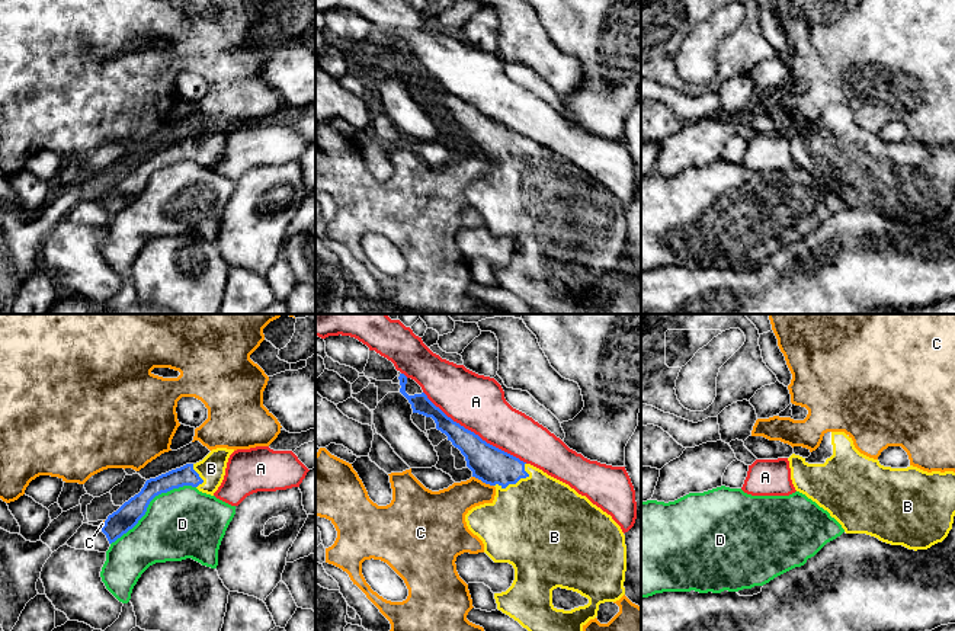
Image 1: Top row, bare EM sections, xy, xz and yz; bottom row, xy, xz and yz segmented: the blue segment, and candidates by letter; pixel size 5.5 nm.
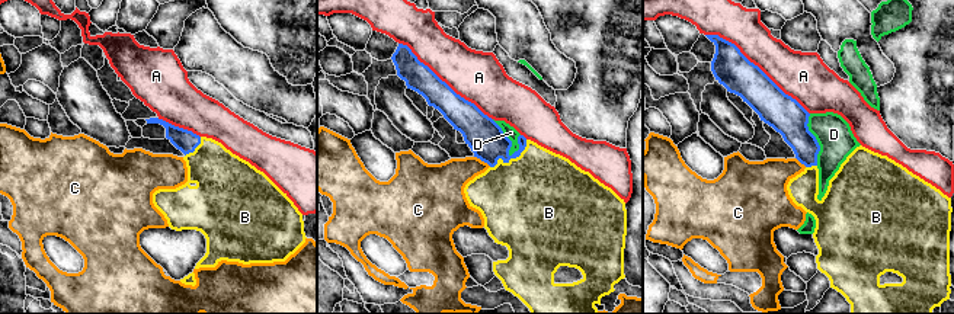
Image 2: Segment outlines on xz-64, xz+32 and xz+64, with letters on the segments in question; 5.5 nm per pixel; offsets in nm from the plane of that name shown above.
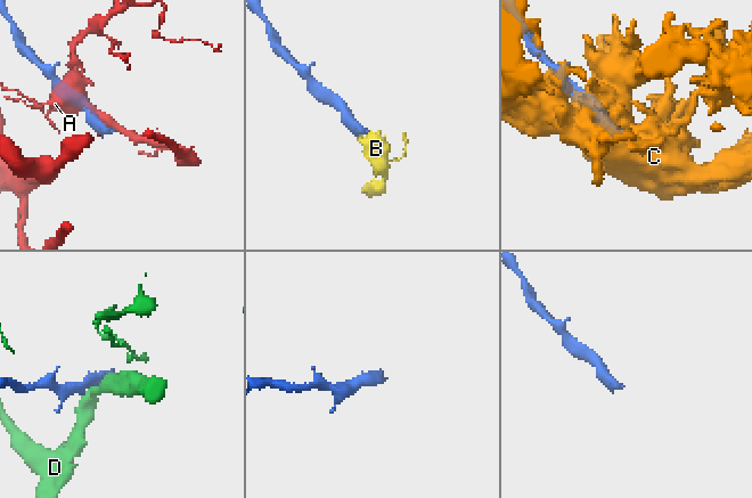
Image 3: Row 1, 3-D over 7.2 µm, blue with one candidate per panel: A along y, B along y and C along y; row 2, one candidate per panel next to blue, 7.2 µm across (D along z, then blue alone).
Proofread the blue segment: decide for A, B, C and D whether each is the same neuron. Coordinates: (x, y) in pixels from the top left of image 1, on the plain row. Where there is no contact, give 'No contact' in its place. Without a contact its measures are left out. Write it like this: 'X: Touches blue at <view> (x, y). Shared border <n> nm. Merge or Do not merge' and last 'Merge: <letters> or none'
A: Touches blue at xz (473, 106). Shared border 700 nm. Do not merge
B: Touches blue at xz (516, 156). Shared border 220 nm. Merge
C: Touches blue at xz (483, 156). Shared border 130 nm. Do not merge
D: Touches blue at xy (148, 178). Shared border 550 nm. Do not merge
Merge: B

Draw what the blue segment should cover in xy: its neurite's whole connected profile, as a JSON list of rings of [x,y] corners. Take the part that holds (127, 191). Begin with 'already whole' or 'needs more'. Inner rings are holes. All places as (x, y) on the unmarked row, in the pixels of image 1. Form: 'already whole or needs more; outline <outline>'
needs more; outline [[[217,122],[196,138],[186,138],[147,154],[141,166],[109,189],[100,202],[109,218],[132,204],[145,189],[150,176],[161,167],[192,160],[202,167],[214,170],[224,154],[227,137],[233,126],[234,124]]]

